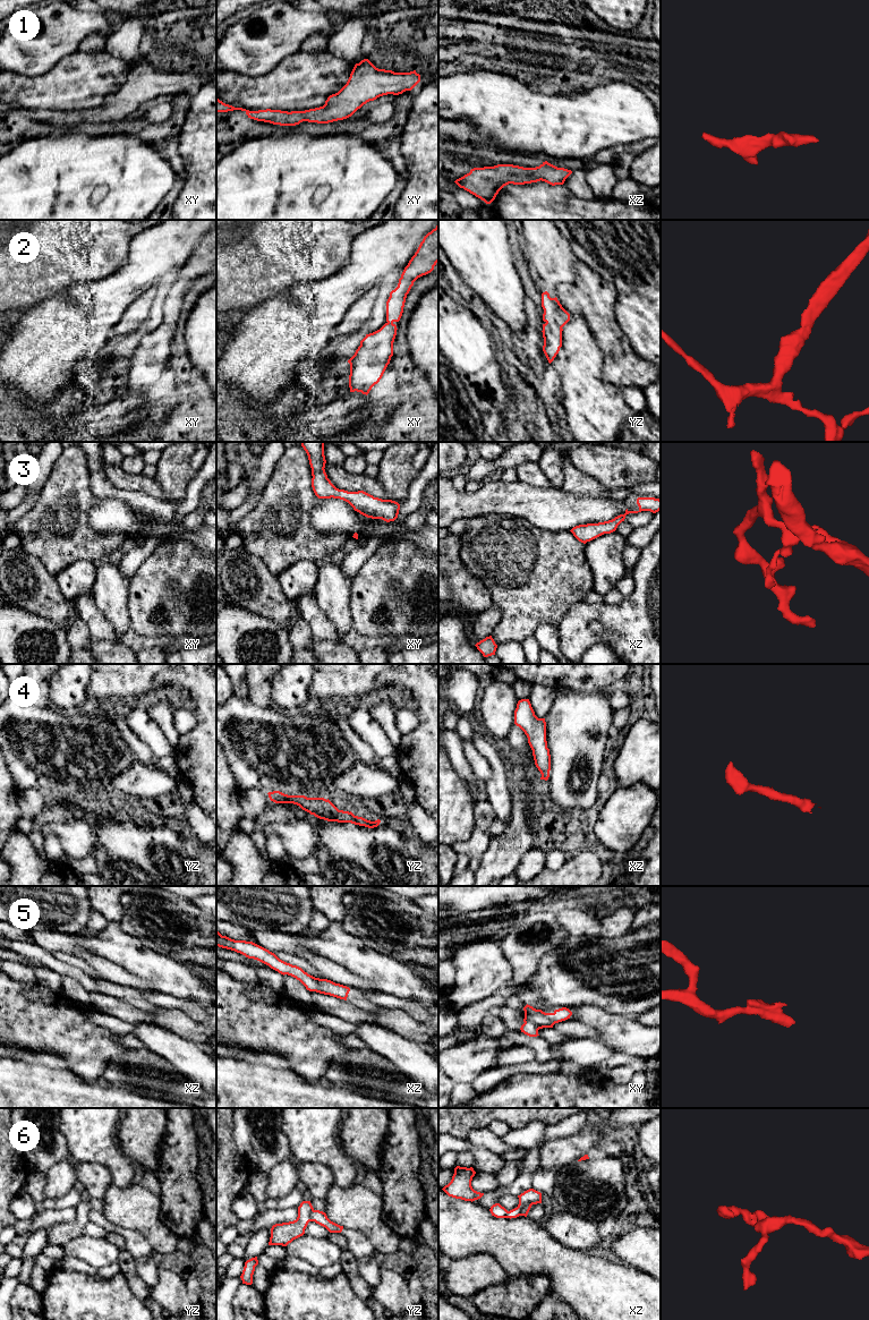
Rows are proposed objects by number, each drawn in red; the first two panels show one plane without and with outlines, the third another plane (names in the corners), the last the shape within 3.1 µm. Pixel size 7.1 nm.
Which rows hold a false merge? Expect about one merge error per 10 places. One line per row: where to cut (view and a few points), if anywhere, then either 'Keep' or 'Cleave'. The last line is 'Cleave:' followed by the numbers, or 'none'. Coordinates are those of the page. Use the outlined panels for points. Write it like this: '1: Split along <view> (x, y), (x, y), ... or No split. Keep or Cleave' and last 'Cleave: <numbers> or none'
1: No split. Keep
2: No split. Keep
3: No split. Keep
4: No split. Keep
5: No split. Keep
6: Split along xz (530, 1202), (522, 1208), (520, 1215). Cleave
Cleave: 6

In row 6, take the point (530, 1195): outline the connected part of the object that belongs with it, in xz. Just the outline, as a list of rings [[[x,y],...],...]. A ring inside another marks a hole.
[[[529,1189],[529,1190],[525,1191],[523,1193],[518,1195],[518,1198],[519,1198],[518,1207],[510,1210],[508,1212],[506,1218],[511,1219],[511,1218],[517,1218],[517,1217],[521,1216],[522,1208],[528,1203],[531,1203],[531,1204],[542,1203],[542,1193],[534,1189]]]

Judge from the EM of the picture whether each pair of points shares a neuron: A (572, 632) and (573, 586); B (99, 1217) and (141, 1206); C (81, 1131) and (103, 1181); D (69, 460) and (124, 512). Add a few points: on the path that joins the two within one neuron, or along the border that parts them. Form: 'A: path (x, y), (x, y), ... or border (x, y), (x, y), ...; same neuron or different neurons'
A: border (582, 601), (572, 603), (557, 624); different neurons
B: border (102, 1212), (109, 1220), (127, 1229); different neurons
C: border (79, 1161), (102, 1164), (108, 1169), (112, 1182); different neurons
D: border (98, 499), (88, 510), (87, 524); different neurons

